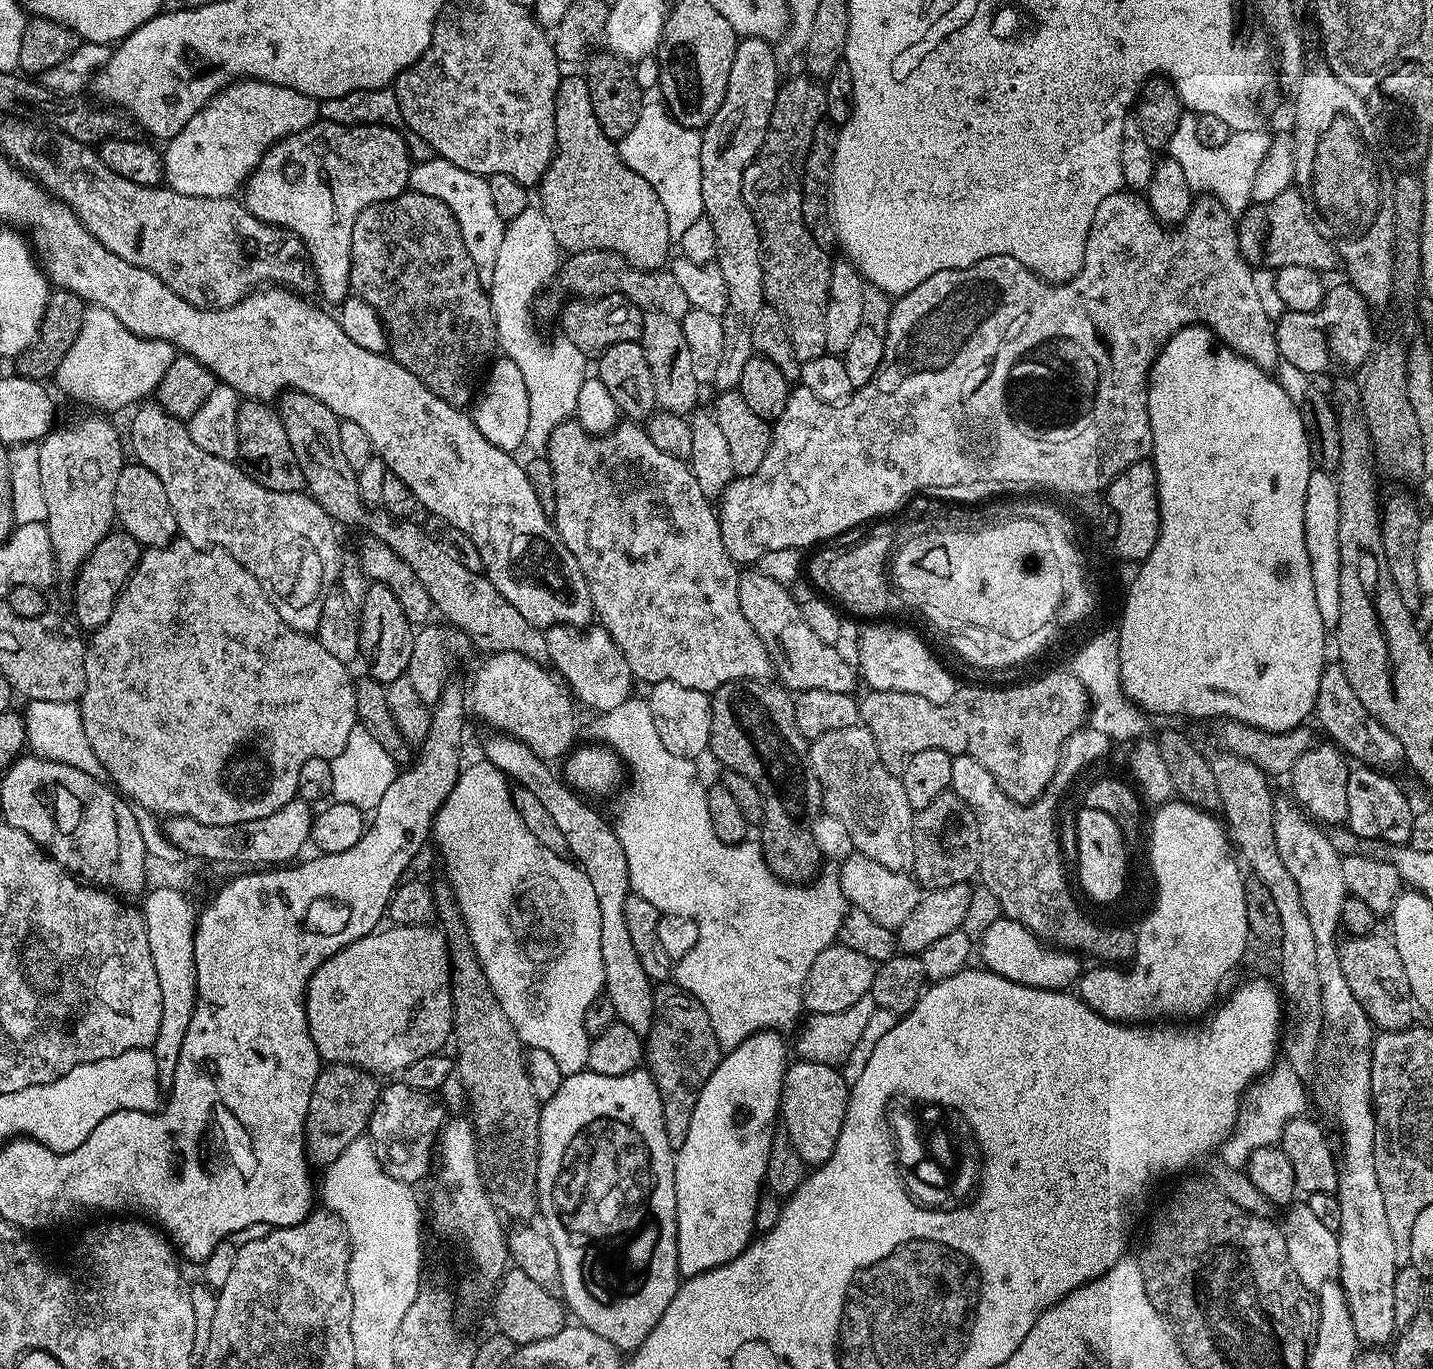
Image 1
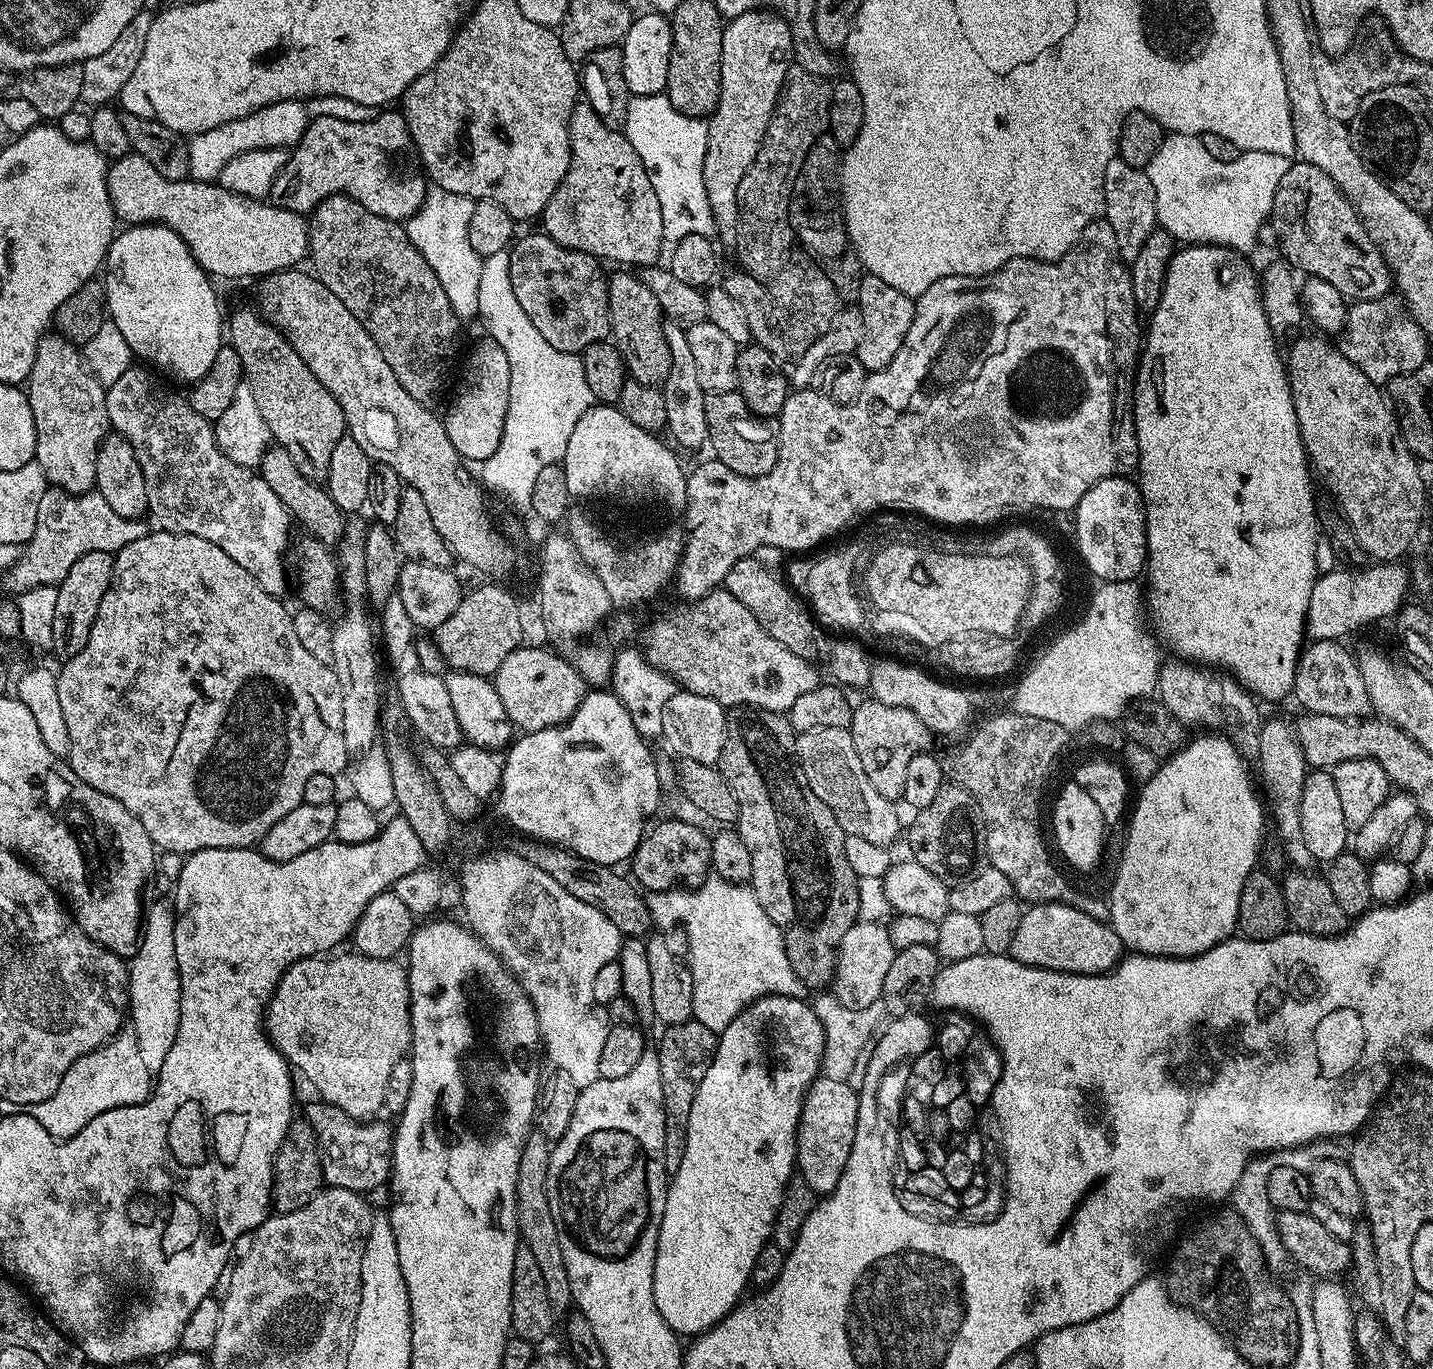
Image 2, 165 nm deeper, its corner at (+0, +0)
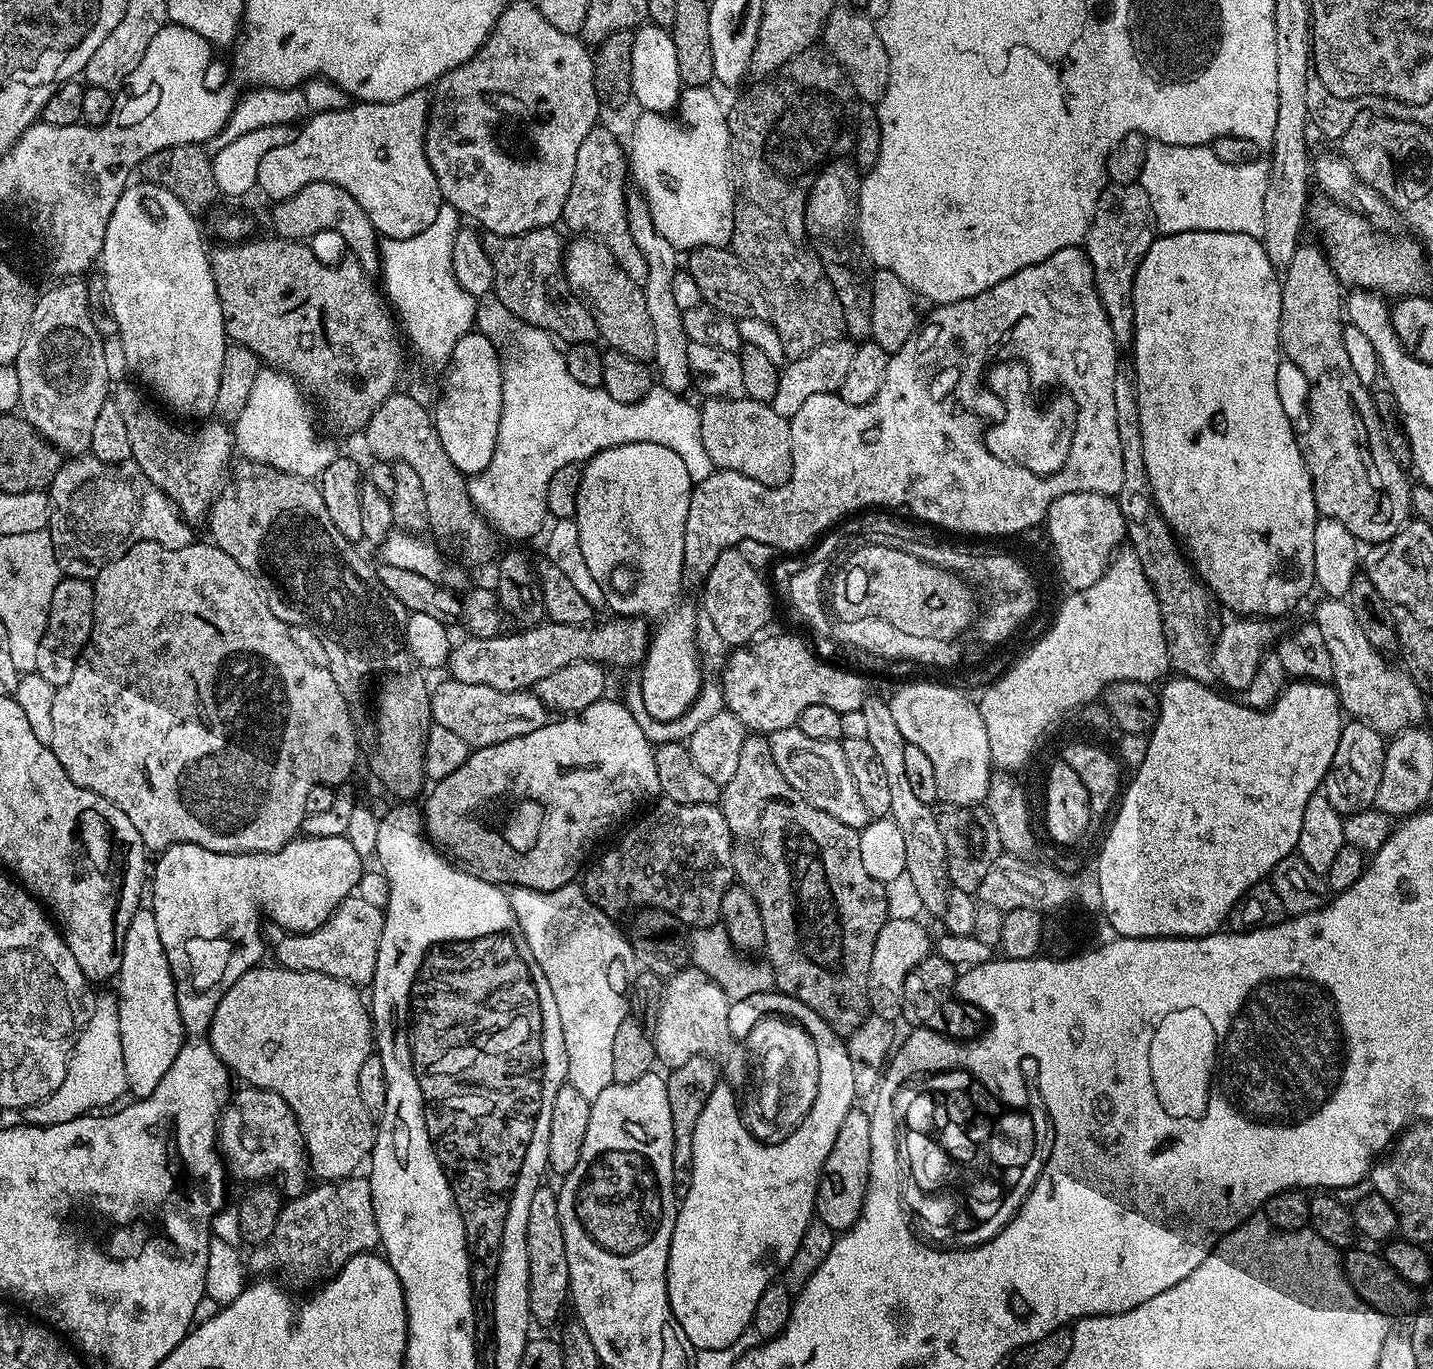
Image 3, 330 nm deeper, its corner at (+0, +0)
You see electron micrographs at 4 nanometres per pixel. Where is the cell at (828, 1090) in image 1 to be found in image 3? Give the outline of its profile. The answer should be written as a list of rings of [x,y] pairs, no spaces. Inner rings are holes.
[[[854,1106],[834,1140],[834,1150],[830,1150],[830,1158],[826,1158],[826,1166],[820,1175],[820,1185],[816,1191],[815,1219],[826,1222],[830,1230],[843,1234],[858,1222],[862,1214],[864,1199],[868,1193],[870,1178],[870,1115],[860,1106]]]

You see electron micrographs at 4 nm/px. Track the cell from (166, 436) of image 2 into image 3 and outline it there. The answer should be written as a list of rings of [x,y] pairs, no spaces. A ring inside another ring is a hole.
[[[120,382],[114,388],[114,403],[122,410],[122,418],[126,422],[126,430],[130,430],[130,446],[132,459],[144,471],[146,478],[158,486],[170,499],[176,503],[176,509],[189,522],[203,521],[212,511],[212,504],[223,494],[230,480],[230,465],[234,457],[234,432],[227,423],[200,422],[197,428],[179,428],[171,424],[138,389],[135,383]]]

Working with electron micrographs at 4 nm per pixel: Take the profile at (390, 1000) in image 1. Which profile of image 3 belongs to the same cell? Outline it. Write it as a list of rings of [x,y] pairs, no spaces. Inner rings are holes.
[[[279,966],[264,967],[251,968],[249,972],[242,974],[242,978],[238,978],[238,982],[234,982],[234,986],[230,986],[230,990],[226,990],[222,1002],[218,1002],[218,1006],[214,1010],[212,1025],[208,1027],[208,1043],[211,1044],[216,1051],[216,1056],[228,1067],[229,1073],[235,1079],[237,1076],[238,1079],[244,1080],[240,1082],[245,1085],[253,1088],[265,1088],[286,1098],[290,1110],[296,1115],[300,1133],[304,1136],[304,1151],[308,1158],[310,1172],[317,1181],[335,1182],[349,1179],[355,1173],[352,1171],[363,1160],[365,1163],[369,1159],[372,1143],[376,1140],[377,1125],[374,1123],[374,1117],[368,1113],[366,1106],[362,1106],[362,1094],[358,1094],[358,1070],[362,1070],[362,1062],[366,1062],[366,1058],[373,1055],[374,1052],[374,1029],[369,1005],[366,1003],[365,997],[364,1000],[360,997],[361,989],[357,985],[348,984],[338,978],[330,978],[330,974],[290,970]]]

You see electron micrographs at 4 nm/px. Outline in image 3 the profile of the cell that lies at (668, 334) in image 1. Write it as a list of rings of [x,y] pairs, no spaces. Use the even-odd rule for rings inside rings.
[[[583,234],[575,239],[564,250],[564,276],[573,292],[592,309],[599,339],[604,339],[609,349],[630,358],[651,361],[654,354],[654,326],[646,311],[643,287],[633,282],[630,274],[618,266],[614,254],[602,240]]]

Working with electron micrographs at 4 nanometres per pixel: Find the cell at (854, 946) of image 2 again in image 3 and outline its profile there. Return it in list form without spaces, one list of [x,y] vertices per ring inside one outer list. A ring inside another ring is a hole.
[[[889,919],[882,926],[878,934],[878,942],[874,942],[874,958],[870,964],[870,978],[868,979],[868,998],[873,1013],[889,1022],[901,1019],[904,1007],[904,987],[906,978],[914,966],[918,966],[930,955],[934,948],[934,940],[926,929],[920,925],[919,919],[898,921]]]

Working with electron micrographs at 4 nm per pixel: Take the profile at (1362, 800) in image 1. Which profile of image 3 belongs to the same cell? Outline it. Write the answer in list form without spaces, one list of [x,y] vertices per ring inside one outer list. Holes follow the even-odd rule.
[[[1355,718],[1345,723],[1338,738],[1338,750],[1330,762],[1330,770],[1324,775],[1323,795],[1327,796],[1330,806],[1343,817],[1373,807],[1378,794],[1378,782],[1382,782],[1382,762],[1386,747],[1385,737],[1378,730]]]

